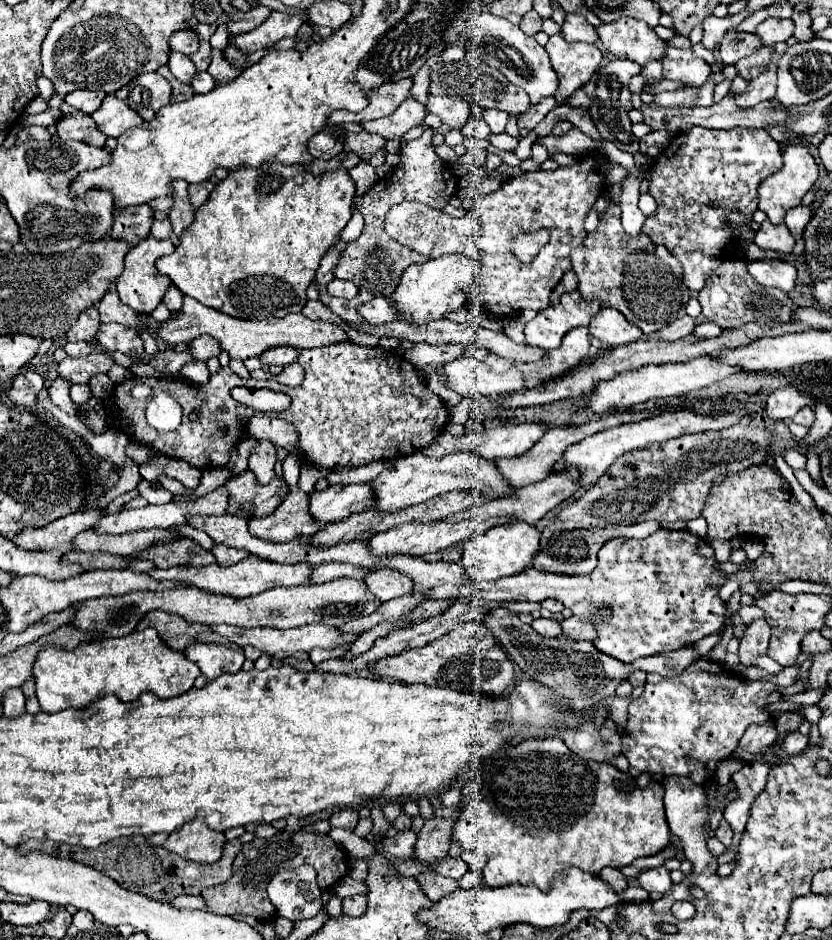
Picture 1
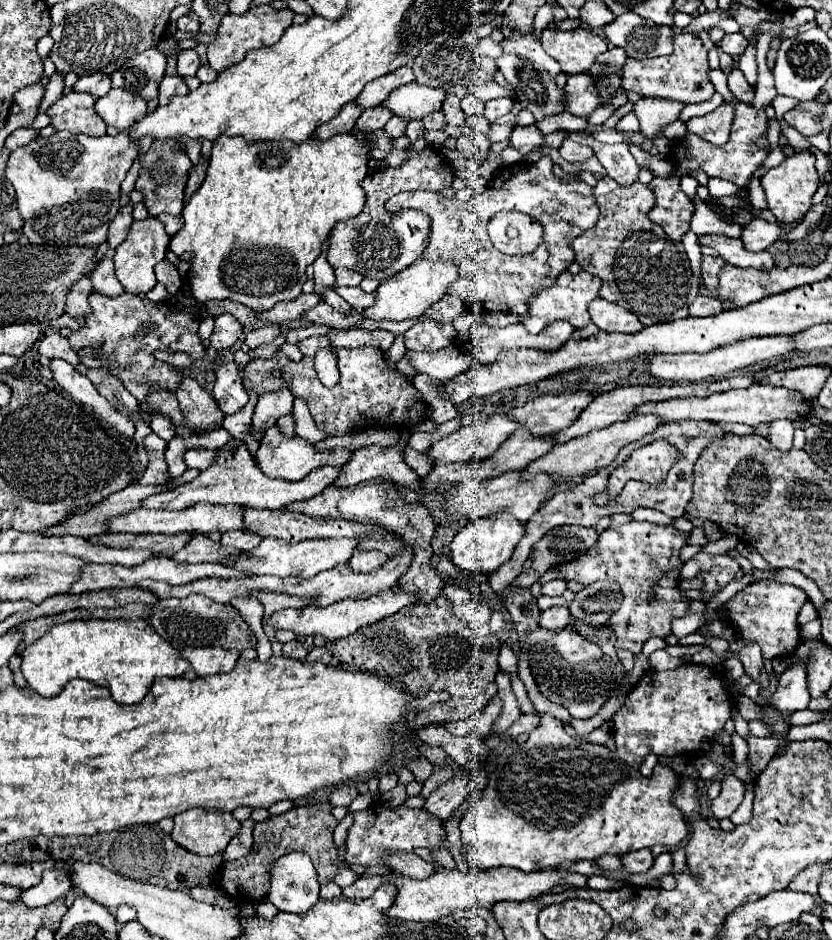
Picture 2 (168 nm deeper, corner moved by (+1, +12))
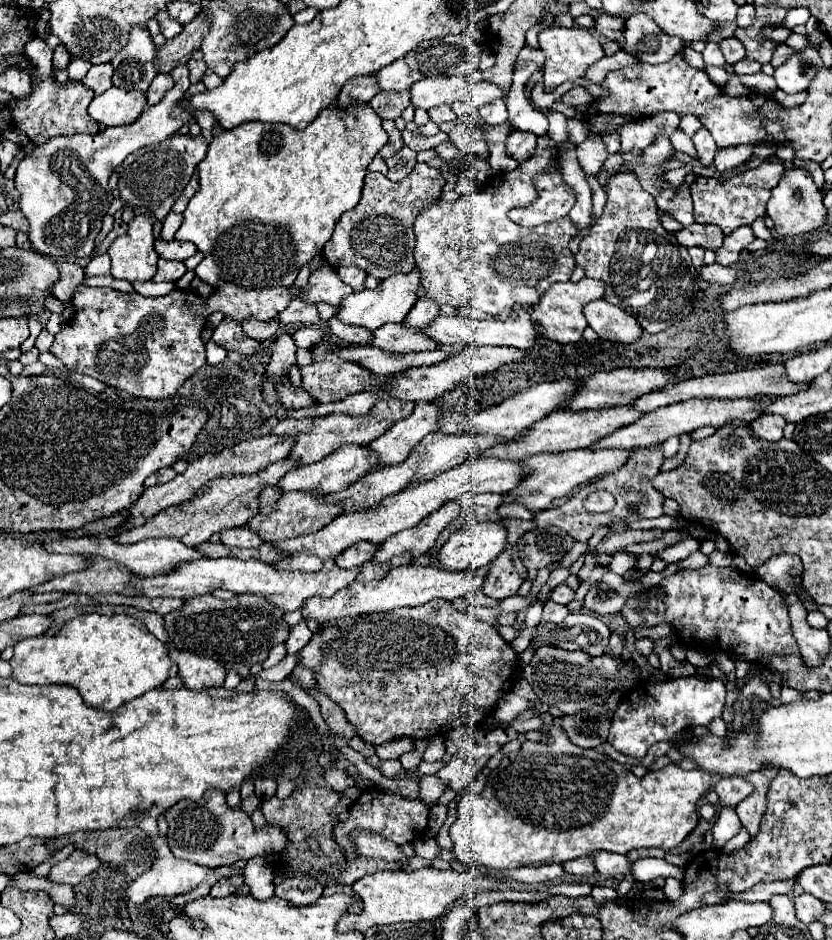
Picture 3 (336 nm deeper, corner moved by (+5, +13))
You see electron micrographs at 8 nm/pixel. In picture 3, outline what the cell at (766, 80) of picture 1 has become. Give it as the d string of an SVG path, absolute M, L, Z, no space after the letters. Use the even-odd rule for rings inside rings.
M699 129L693 137L693 143L695 143L695 149L697 149L697 155L701 159L703 165L713 165L713 157L717 153L717 145L715 145L715 139L711 137L711 133L707 133L707 129Z

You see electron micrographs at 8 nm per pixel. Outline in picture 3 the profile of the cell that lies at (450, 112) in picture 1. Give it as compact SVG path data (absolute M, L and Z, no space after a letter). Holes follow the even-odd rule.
M439 105L439 107L431 109L431 111L429 111L429 117L431 117L431 121L435 121L437 125L441 125L441 123L445 123L445 121L455 121L455 119L457 119L457 115L455 115L453 109L451 109L451 105Z

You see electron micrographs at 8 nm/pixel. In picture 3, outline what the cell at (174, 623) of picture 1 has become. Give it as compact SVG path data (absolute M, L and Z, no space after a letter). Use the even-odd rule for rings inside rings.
M199 595L199 597L189 597L183 603L183 609L177 609L175 613L167 613L165 615L165 631L169 633L169 649L185 649L203 657L215 657L217 661L221 661L221 665L225 669L237 669L237 673L247 679L249 669L253 663L265 661L269 651L277 645L287 641L289 629L283 623L283 611L279 611L277 607L269 605L267 601L263 601L263 597L257 595L235 595L229 601L221 601L213 595Z

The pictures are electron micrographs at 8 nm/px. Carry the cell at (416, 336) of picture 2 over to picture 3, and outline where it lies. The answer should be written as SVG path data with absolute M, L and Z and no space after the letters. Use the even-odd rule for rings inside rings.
M423 297L409 311L409 317L403 323L405 323L405 327L423 333L423 329L427 329L427 325L431 325L431 321L435 321L437 315L439 315L439 305L435 301L431 301L431 299Z

